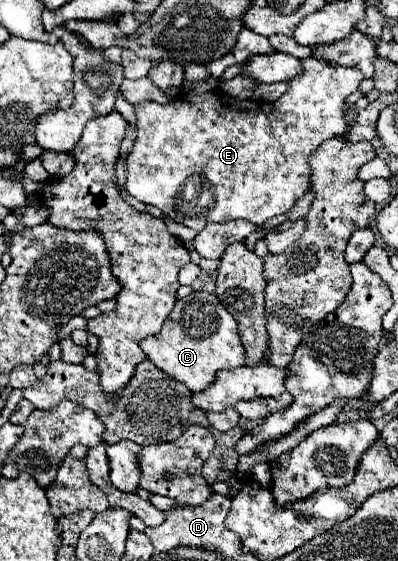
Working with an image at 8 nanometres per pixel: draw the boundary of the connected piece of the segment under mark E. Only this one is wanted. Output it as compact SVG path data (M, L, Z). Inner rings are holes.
M314 56L302 58L300 62L302 72L290 80L288 92L270 104L238 100L214 90L206 94L186 92L166 106L156 102L136 104L138 136L128 156L126 190L140 202L160 208L174 222L196 232L208 222L224 224L244 218L252 224L264 224L278 214L286 214L286 210L310 190L310 156L322 142L346 130L342 112L344 98L356 92L364 78L358 68L330 66Z

